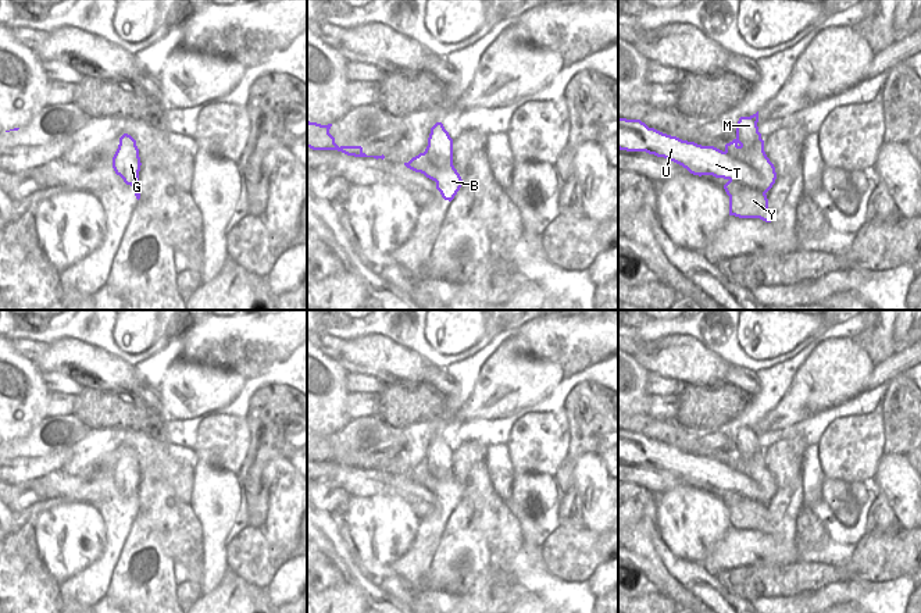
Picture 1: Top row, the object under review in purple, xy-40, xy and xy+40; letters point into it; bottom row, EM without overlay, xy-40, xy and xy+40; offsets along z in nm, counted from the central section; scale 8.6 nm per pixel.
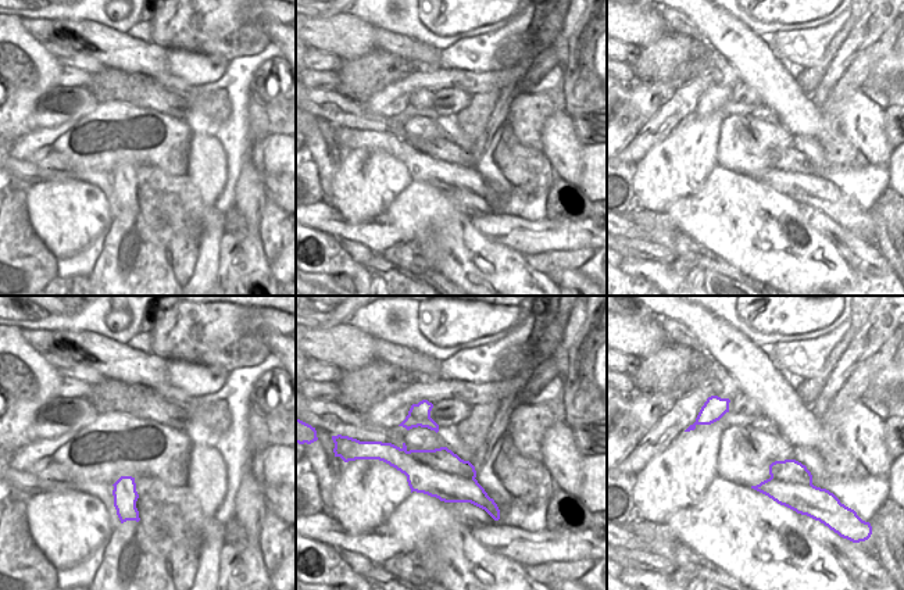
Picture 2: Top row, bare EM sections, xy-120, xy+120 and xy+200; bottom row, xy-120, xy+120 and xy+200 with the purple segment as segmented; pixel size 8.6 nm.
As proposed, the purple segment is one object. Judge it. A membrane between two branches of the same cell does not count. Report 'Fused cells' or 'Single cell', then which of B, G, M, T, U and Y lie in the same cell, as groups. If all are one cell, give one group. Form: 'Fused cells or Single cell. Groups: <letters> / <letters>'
Fused cells. Groups: B G M Y / T U.

